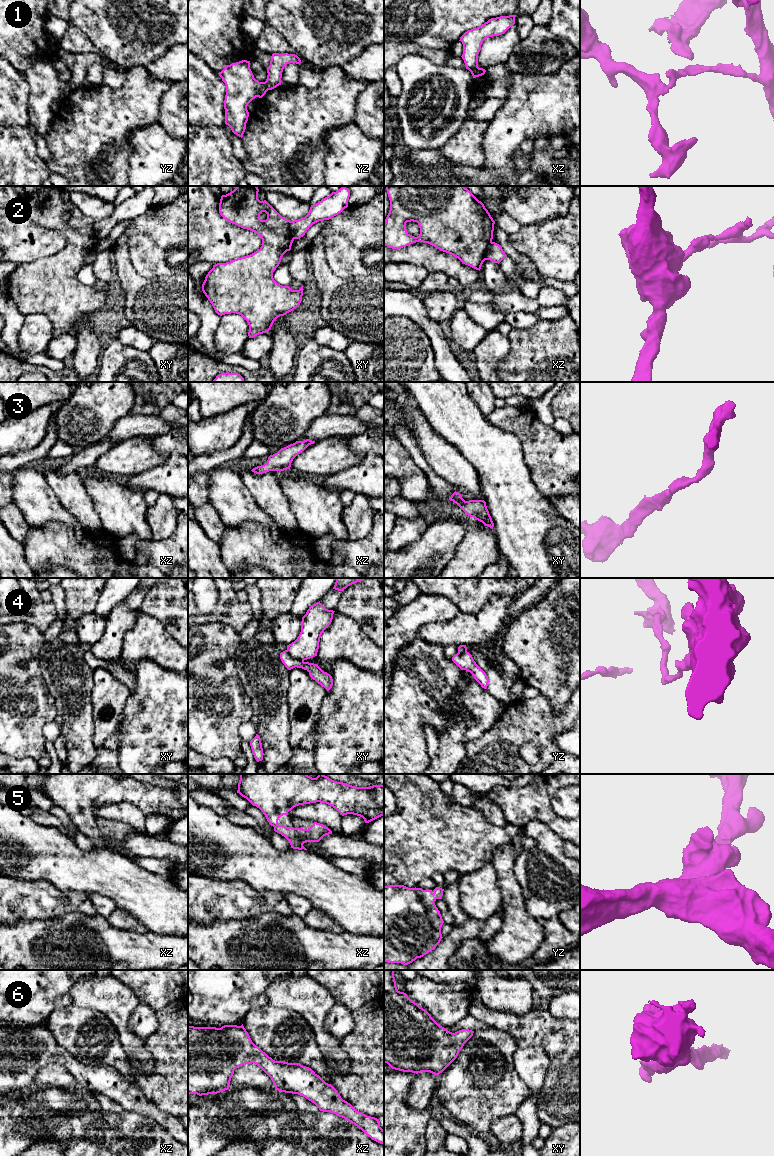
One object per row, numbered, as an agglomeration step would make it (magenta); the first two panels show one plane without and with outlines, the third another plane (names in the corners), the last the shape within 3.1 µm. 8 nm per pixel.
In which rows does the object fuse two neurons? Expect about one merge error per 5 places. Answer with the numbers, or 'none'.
1, 2, 4

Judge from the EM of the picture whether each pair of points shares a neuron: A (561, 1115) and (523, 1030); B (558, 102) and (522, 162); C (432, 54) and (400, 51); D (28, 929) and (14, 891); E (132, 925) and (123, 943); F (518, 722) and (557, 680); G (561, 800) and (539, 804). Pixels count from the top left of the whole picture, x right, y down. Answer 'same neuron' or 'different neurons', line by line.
A: same neuron
B: different neurons
C: same neuron
D: different neurons
E: different neurons
F: different neurons
G: different neurons

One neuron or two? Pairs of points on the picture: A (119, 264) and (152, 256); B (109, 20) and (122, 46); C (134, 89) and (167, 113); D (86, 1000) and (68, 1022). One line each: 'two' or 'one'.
A: two
B: one
C: two
D: two

